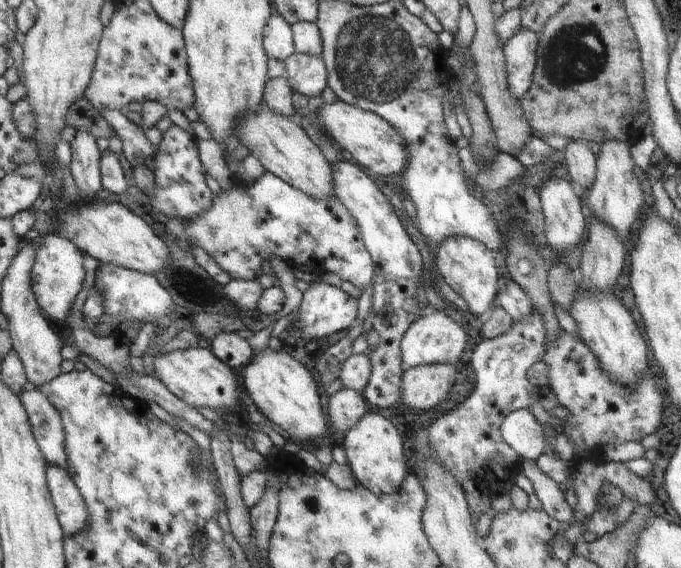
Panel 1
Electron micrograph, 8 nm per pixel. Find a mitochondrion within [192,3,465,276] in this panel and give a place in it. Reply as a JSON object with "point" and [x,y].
{"point":[374,57]}

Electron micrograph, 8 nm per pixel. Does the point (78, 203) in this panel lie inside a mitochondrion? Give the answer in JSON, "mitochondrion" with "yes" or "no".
{"mitochondrion":"no"}

